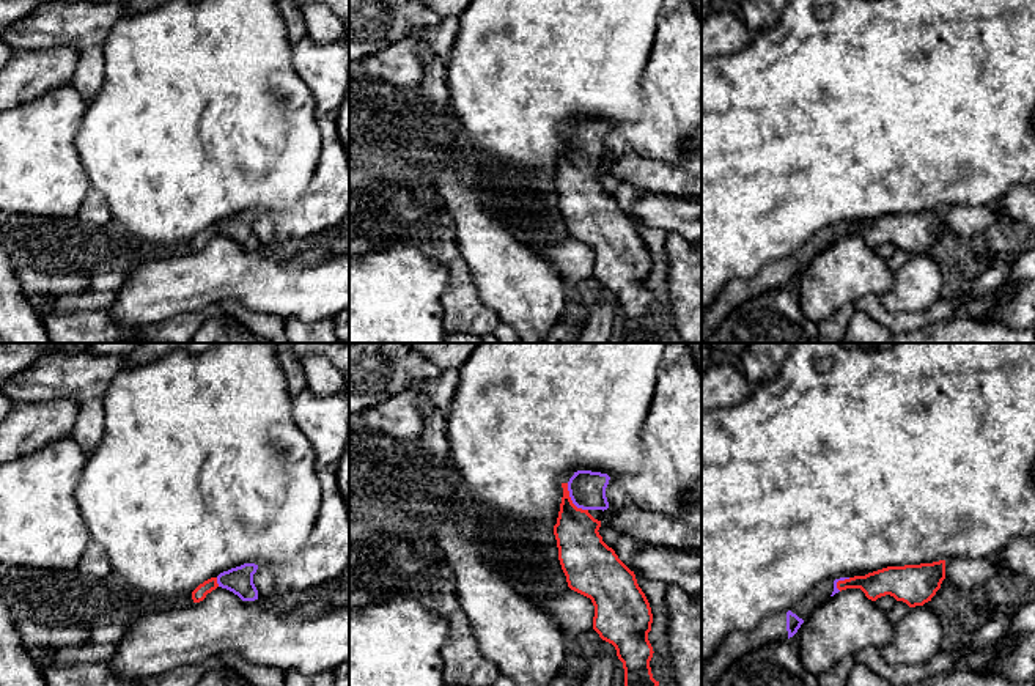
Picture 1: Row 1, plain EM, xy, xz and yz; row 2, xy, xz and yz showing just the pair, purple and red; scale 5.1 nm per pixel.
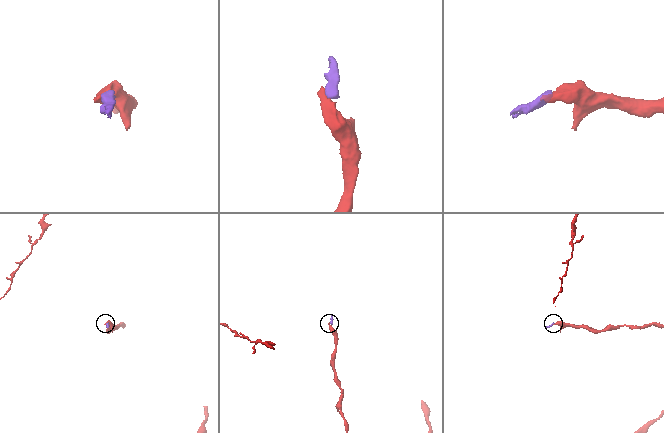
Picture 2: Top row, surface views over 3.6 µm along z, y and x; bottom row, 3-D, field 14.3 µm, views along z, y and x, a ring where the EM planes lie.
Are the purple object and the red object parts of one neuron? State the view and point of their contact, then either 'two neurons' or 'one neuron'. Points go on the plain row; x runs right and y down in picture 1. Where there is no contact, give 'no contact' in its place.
meets purple in xz at (571, 147); one neuron

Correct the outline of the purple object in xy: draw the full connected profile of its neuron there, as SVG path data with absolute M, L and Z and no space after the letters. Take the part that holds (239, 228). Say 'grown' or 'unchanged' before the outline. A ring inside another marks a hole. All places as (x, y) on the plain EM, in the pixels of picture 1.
grown; M244 211L241 214L223 219L217 225L211 225L200 231L192 239L192 247L193 250L200 250L206 245L208 241L215 238L217 234L222 234L238 242L242 249L255 249L258 247L258 238L253 231L253 222L256 220L256 217L258 212Z

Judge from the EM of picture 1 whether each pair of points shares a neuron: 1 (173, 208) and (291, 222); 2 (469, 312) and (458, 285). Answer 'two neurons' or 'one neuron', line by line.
1: two neurons
2: one neuron

